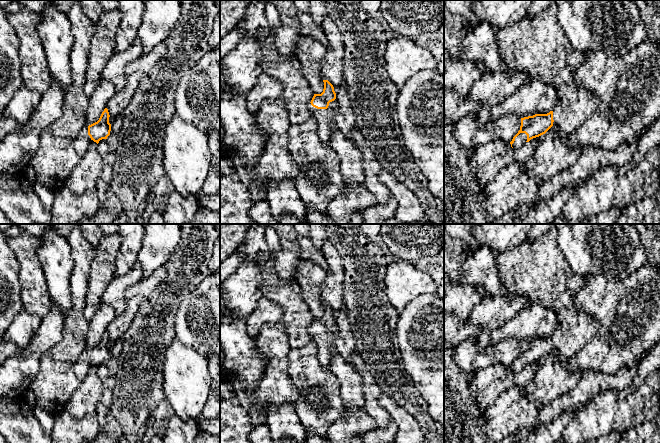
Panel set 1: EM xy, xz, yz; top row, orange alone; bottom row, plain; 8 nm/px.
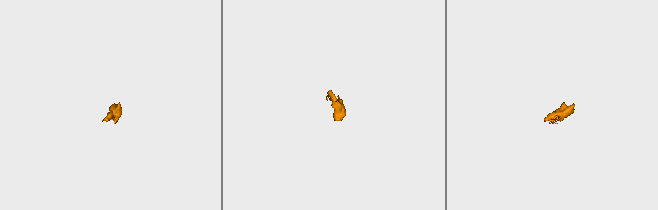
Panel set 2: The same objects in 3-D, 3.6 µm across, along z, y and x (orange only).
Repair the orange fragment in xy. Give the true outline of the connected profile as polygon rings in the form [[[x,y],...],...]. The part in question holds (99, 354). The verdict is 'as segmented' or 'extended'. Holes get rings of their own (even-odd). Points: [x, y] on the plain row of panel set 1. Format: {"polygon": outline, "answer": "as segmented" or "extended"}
{"polygon": [[[105,332],[99,344],[93,348],[86,347],[73,366],[75,376],[82,382],[91,366],[99,367],[110,359],[111,348],[109,347],[109,336]]], "answer": "extended"}

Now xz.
{"polygon": [[[323,301],[323,306],[323,316],[314,318],[309,327],[309,333],[317,345],[317,358],[320,364],[328,368],[331,359],[331,347],[339,336],[333,309],[325,301]]], "answer": "extended"}

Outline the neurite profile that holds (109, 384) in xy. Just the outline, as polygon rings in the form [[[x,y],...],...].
[[[114,374],[103,382],[103,397],[95,412],[95,416],[97,418],[100,430],[105,427],[106,418],[108,415],[110,415],[113,389],[115,388],[115,386],[116,377]]]

